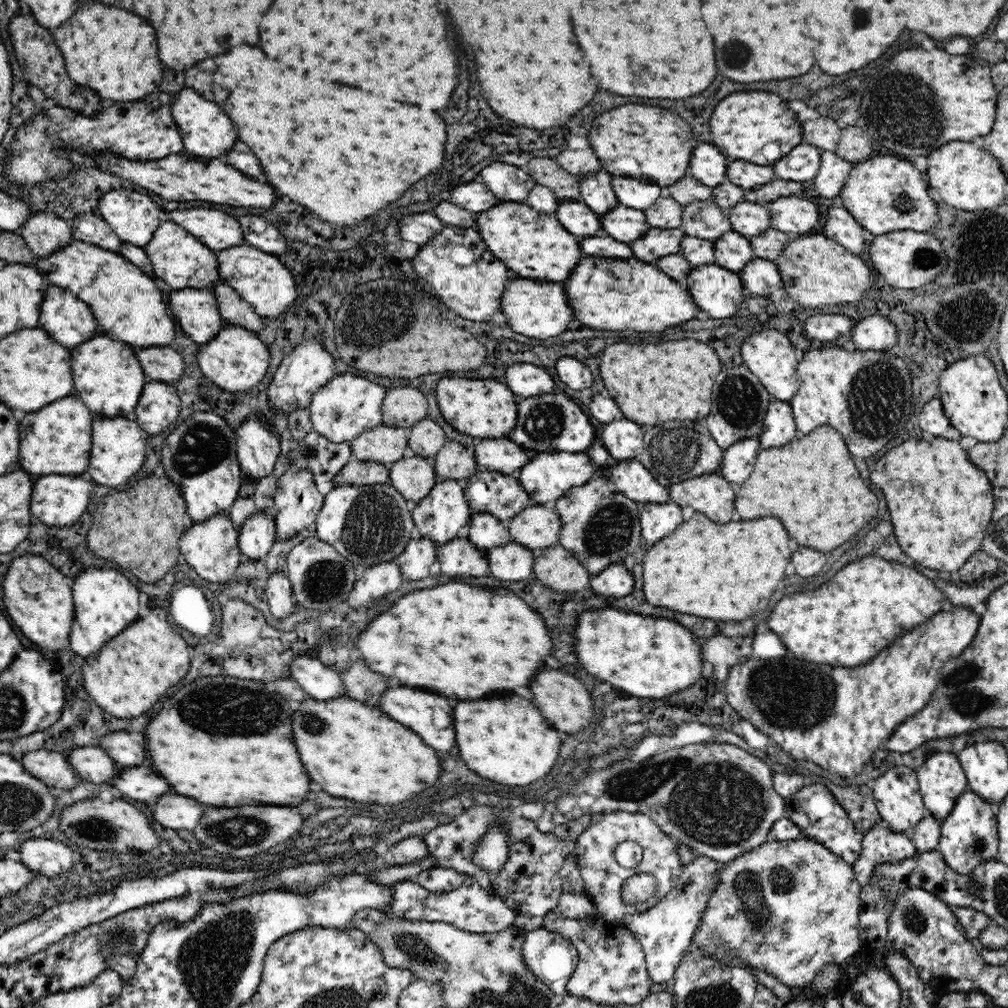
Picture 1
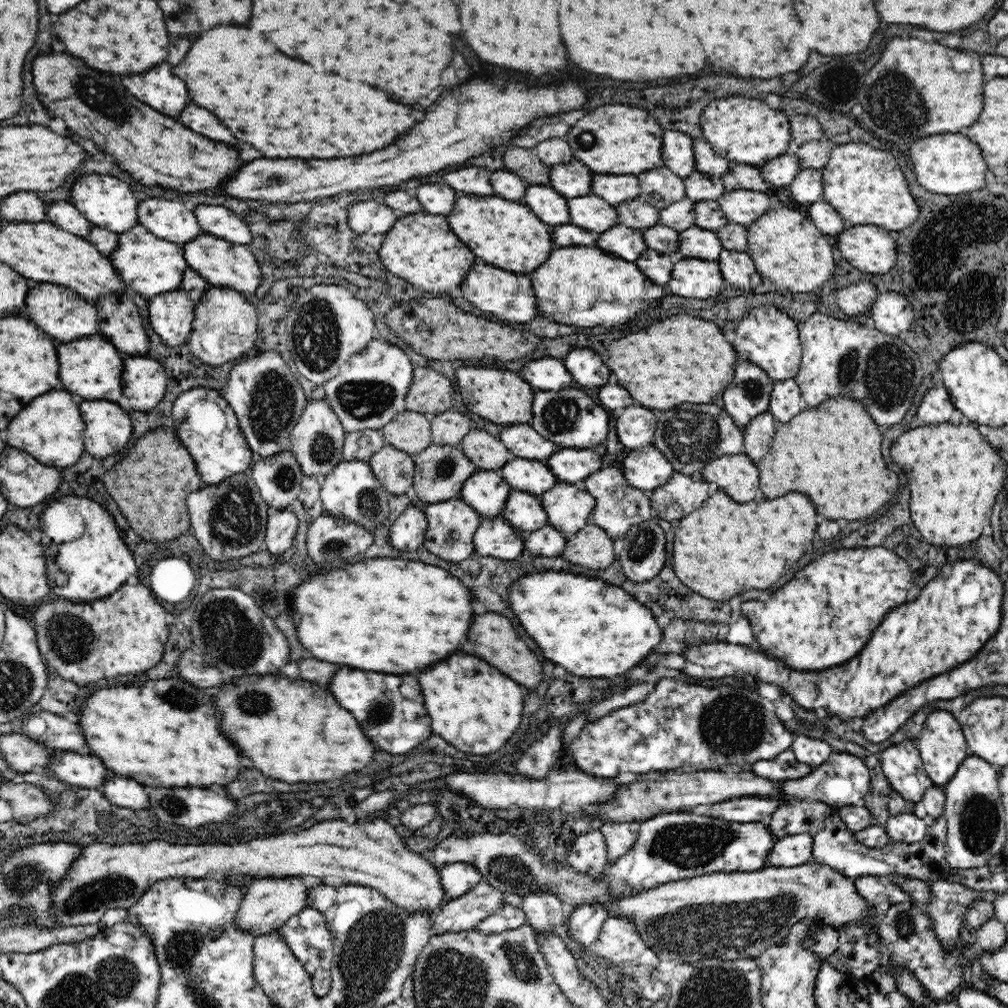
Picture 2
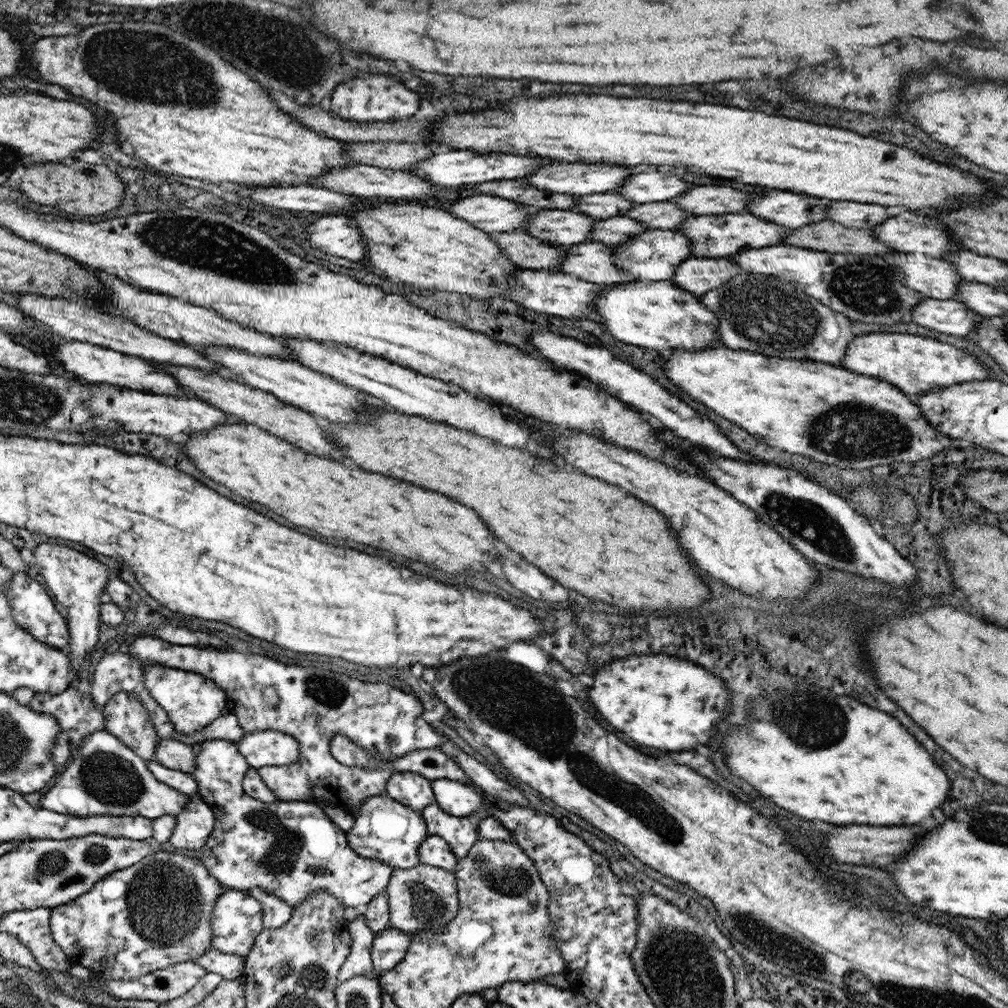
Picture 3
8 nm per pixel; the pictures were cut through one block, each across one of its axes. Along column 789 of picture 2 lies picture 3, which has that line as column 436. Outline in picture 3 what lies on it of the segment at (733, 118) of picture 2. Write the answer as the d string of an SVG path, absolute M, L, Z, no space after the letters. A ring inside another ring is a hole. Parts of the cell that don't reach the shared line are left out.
M567 94L567 96L549 96L549 98L513 98L511 102L507 102L507 110L503 104L499 104L493 110L481 110L481 112L469 112L469 114L449 114L449 116L441 116L439 126L433 124L431 131L431 141L429 147L434 142L437 146L447 146L450 150L471 150L479 152L479 154L489 154L489 152L505 152L505 154L517 154L517 156L529 156L529 158L551 158L556 162L565 163L583 163L583 164L615 164L617 166L637 166L637 164L647 164L647 166L672 166L674 171L681 172L707 172L707 176L726 178L734 181L733 178L739 178L739 184L753 184L755 186L767 186L775 190L789 190L795 194L807 194L807 196L817 196L817 198L831 198L831 200L855 200L855 202L869 202L869 204L881 204L881 206L907 206L909 210L919 210L919 208L945 208L953 196L963 196L963 198L971 198L971 196L983 196L987 194L987 184L983 184L981 180L957 172L949 166L941 166L935 164L927 158L921 158L917 154L913 154L907 148L899 148L893 146L889 142L881 142L875 138L863 138L857 136L855 132L849 130L841 130L841 128L827 128L827 126L815 126L809 122L801 122L801 120L793 120L793 118L783 118L783 116L767 116L763 112L749 112L749 110L739 110L739 108L727 108L727 106L715 106L715 104L691 104L691 102L665 102L665 100L649 100L649 98L613 98L613 96L587 96L587 94Z

